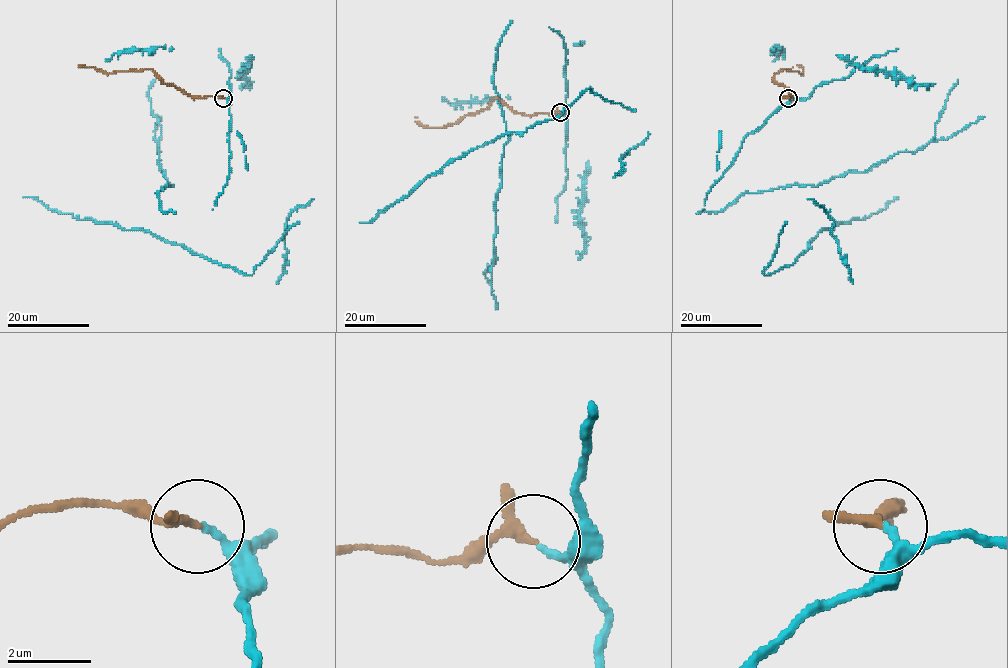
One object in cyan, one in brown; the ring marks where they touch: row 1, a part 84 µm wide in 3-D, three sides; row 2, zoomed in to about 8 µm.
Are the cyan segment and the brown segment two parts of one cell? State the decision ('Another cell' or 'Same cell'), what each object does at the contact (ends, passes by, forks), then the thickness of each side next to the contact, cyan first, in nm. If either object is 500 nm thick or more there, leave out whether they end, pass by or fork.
Same cell. At the ring cyan ends. At the ring brown passes by. Thickness 160 nm (cyan) against 180 nm

